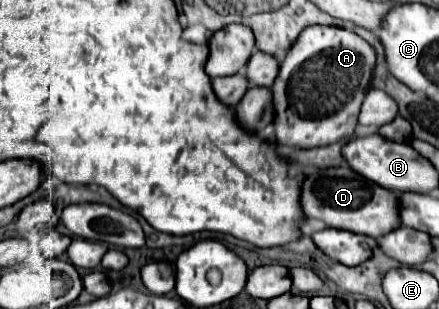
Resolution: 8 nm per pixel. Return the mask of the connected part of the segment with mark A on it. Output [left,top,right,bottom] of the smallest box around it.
[273,26,377,148]

